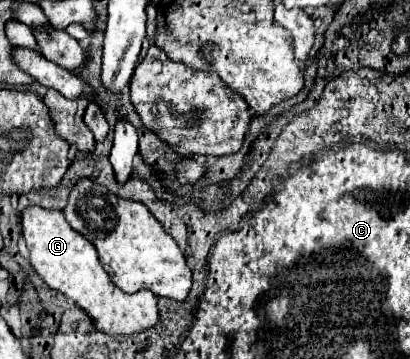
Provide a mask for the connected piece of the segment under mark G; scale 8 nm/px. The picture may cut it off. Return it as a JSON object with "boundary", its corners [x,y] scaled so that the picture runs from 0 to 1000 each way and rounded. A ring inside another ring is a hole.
{"boundary":[[[68,577],[54,599],[54,660],[73,705],[73,733],[107,788],[180,833],[239,922],[259,933],[327,933],[385,905],[385,827],[366,811],[312,822],[288,805],[249,749],[229,682],[220,682],[220,671],[210,671],[190,643],[171,638],[151,588]]]}

